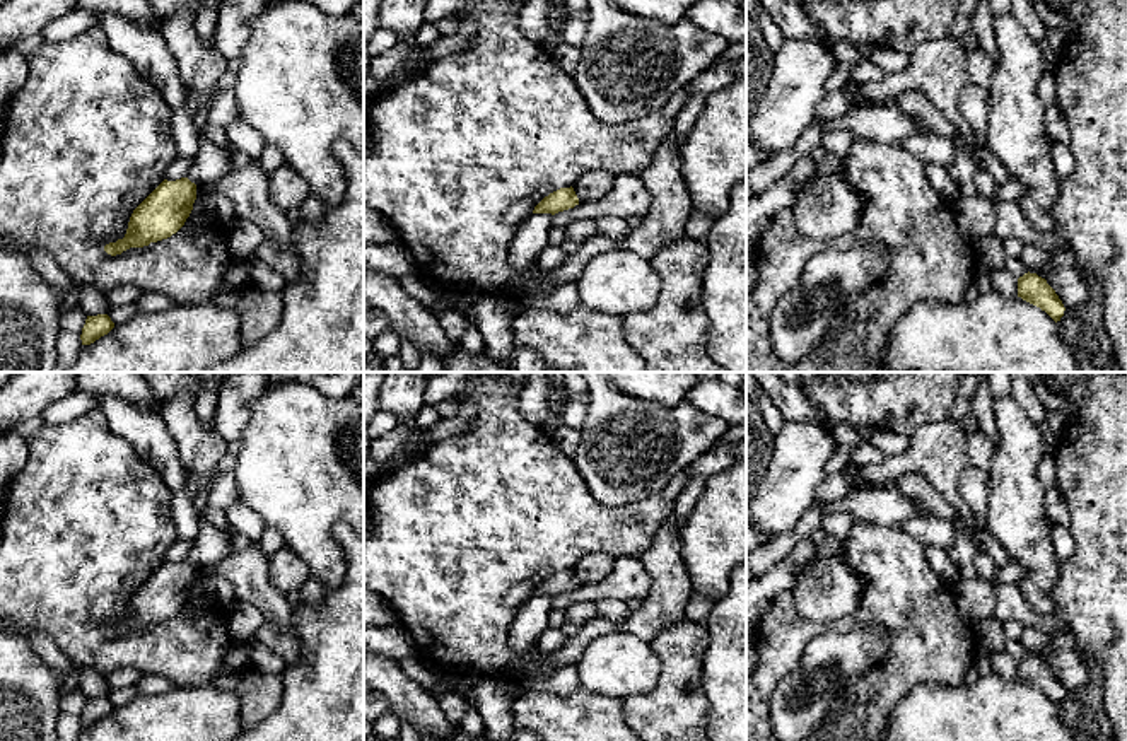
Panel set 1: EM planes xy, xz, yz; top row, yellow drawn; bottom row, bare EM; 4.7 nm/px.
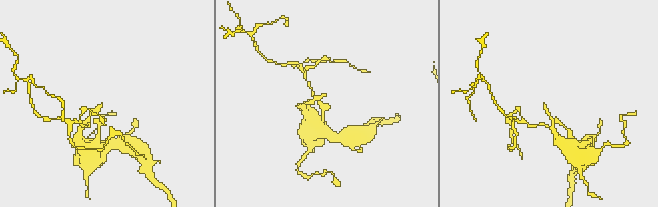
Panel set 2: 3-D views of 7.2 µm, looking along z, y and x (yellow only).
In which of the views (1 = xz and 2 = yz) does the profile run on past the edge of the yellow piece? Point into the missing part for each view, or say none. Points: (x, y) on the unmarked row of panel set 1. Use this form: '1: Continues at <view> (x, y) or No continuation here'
1: No continuation here
2: No continuation here

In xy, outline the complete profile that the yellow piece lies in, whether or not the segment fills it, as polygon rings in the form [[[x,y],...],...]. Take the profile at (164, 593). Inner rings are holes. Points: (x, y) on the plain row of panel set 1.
[[[188,560],[164,562],[131,596],[123,621],[109,625],[104,633],[111,639],[130,630],[143,630],[176,616],[190,599],[196,582],[196,567]]]

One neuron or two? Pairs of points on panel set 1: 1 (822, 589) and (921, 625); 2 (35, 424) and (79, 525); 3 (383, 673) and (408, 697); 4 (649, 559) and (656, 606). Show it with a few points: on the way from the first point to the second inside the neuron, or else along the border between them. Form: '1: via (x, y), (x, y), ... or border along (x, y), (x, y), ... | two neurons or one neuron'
1: border along (847, 564), (863, 581), (863, 595), (844, 617) | two neurons
2: border along (43, 425), (28, 439) | two neurons
3: via (390, 680), (402, 692) | one neuron
4: via (659, 571), (659, 595) | one neuron

